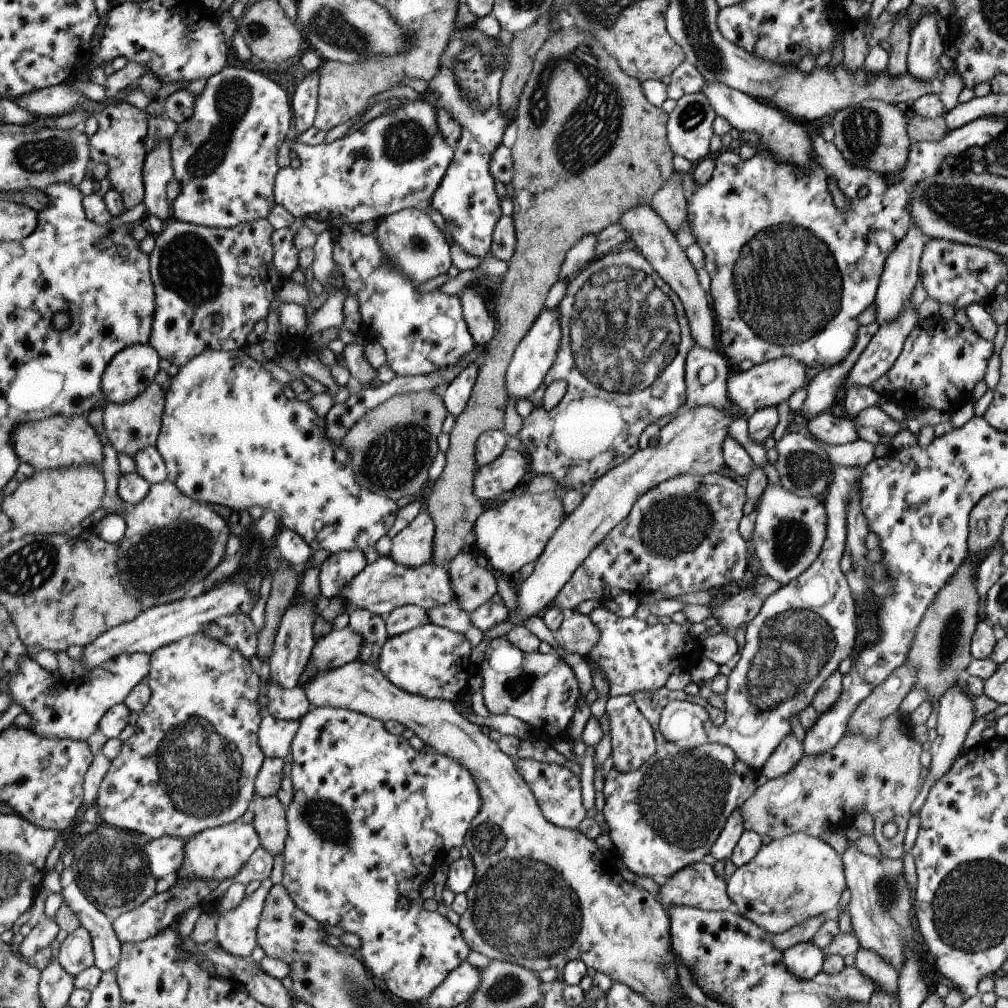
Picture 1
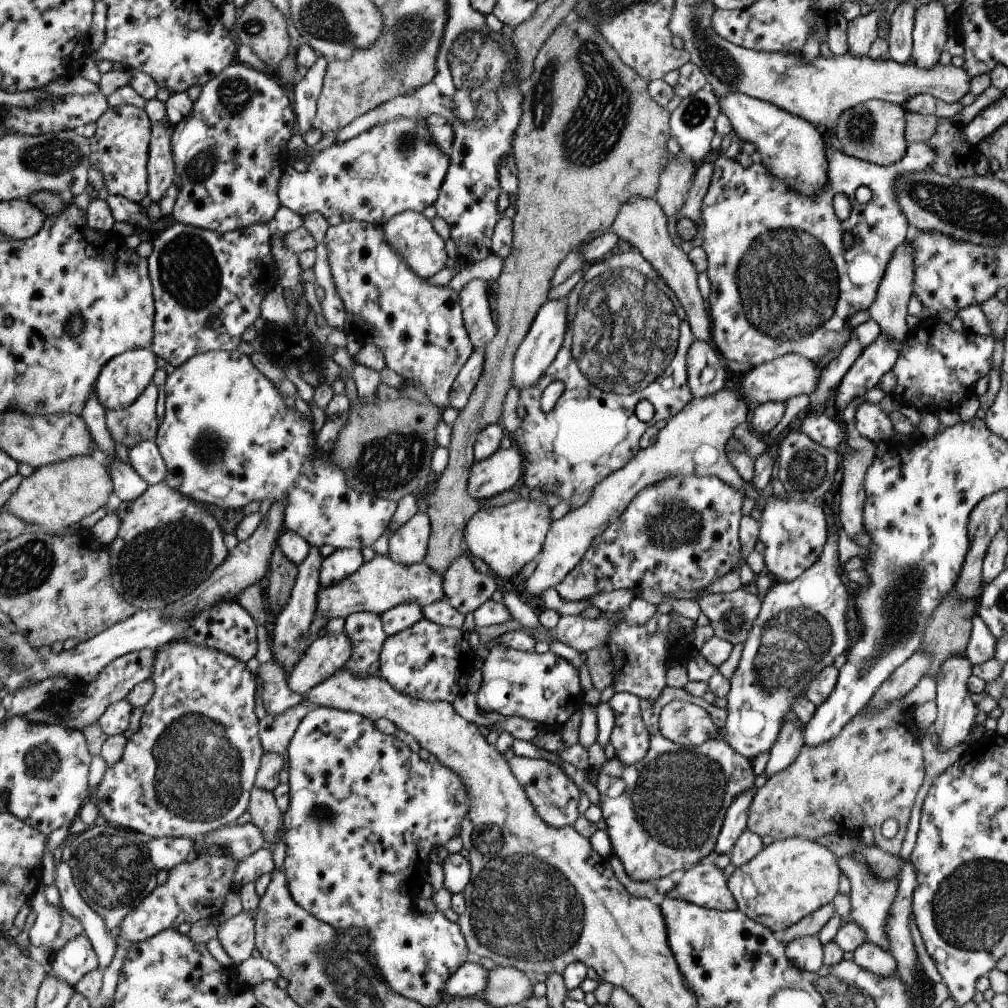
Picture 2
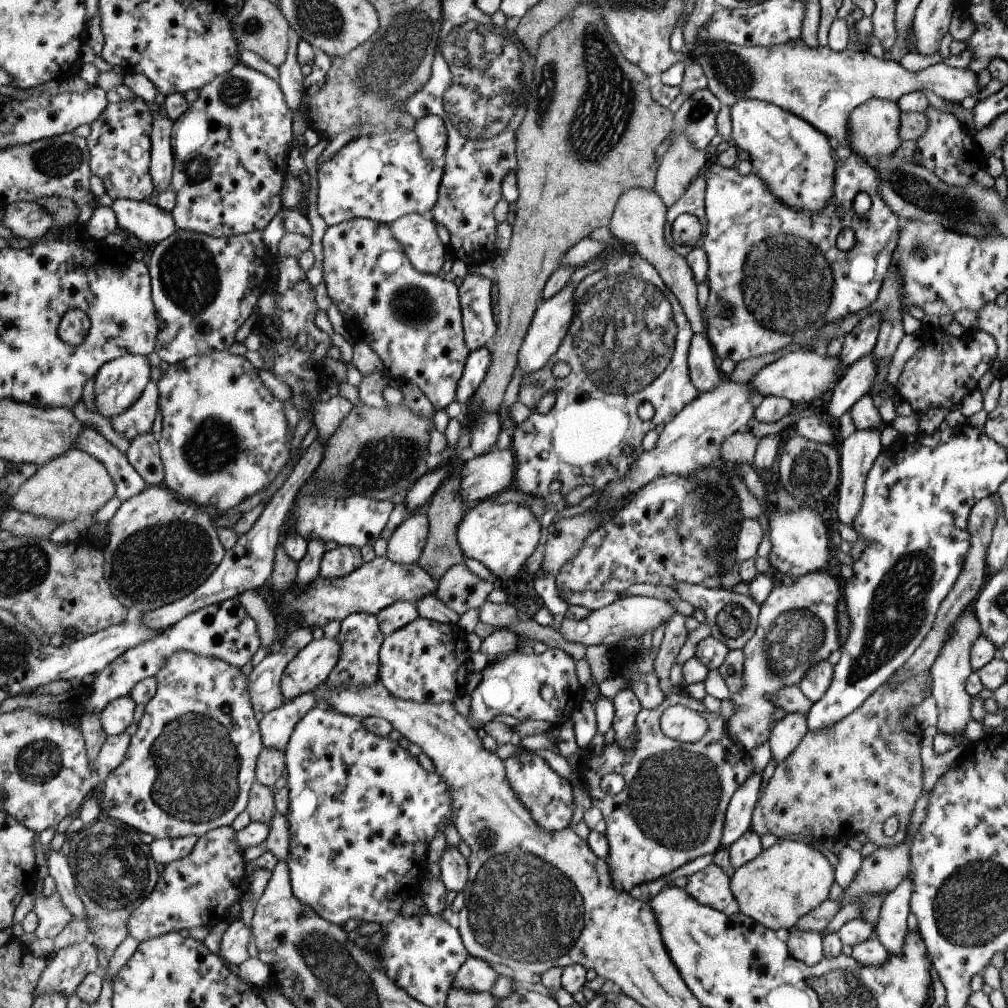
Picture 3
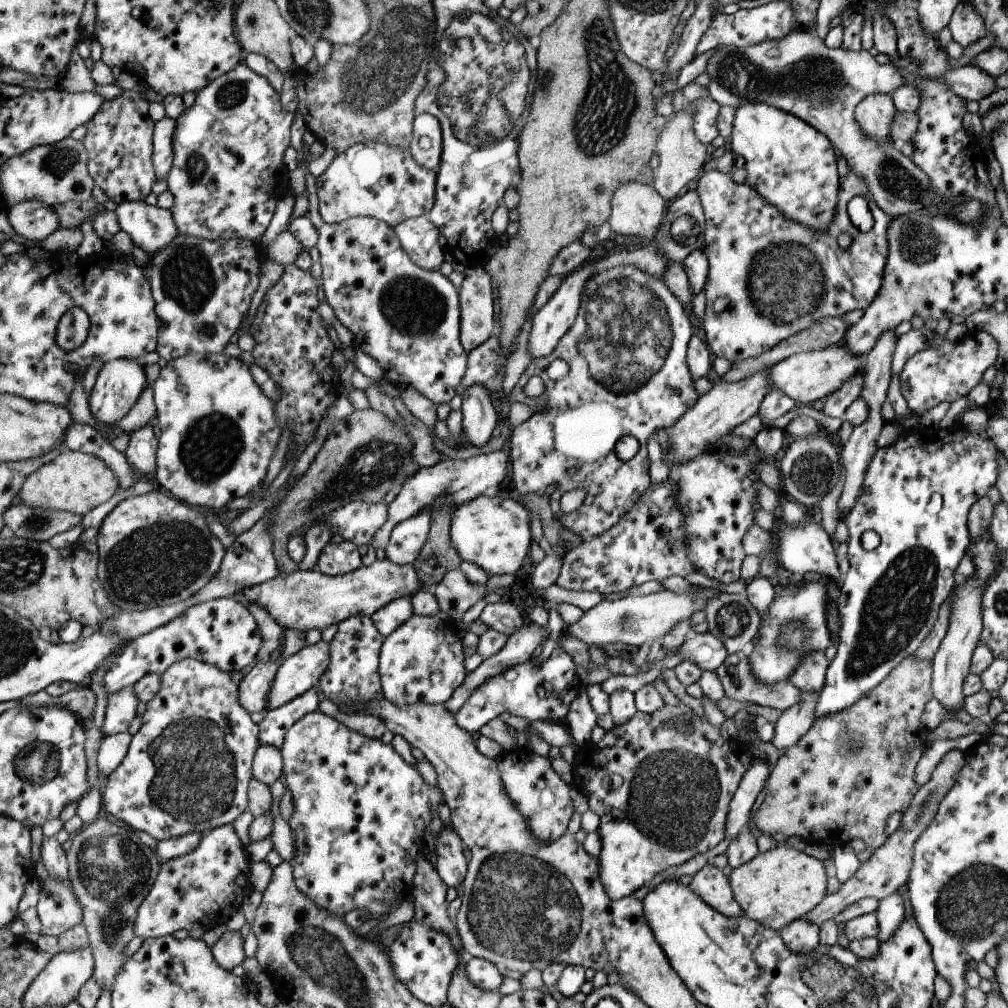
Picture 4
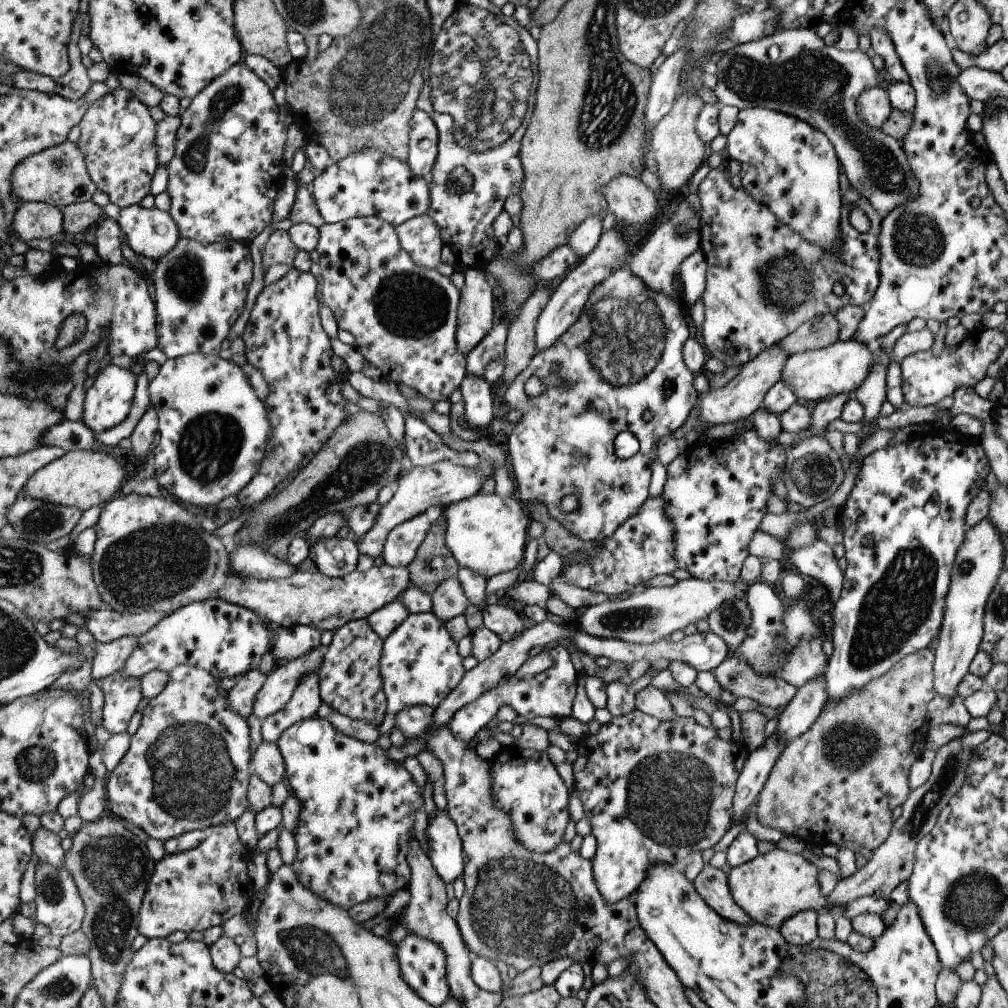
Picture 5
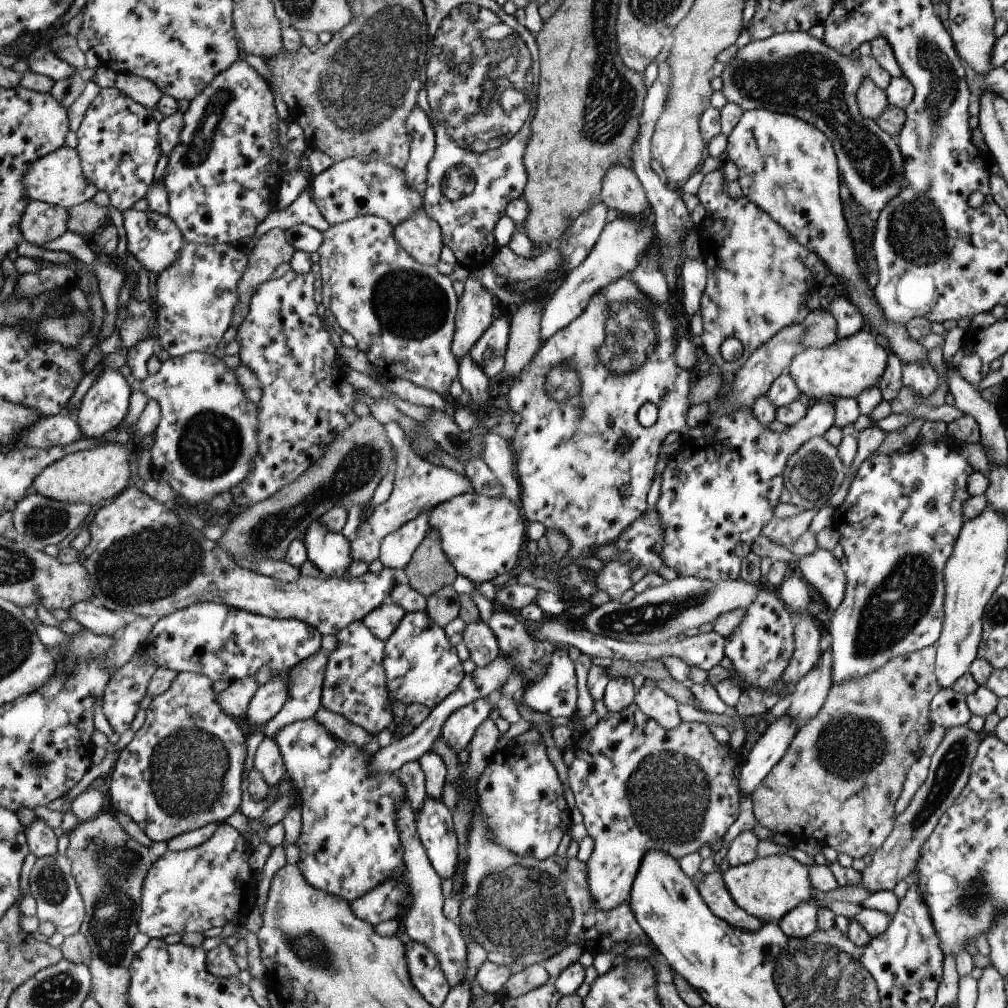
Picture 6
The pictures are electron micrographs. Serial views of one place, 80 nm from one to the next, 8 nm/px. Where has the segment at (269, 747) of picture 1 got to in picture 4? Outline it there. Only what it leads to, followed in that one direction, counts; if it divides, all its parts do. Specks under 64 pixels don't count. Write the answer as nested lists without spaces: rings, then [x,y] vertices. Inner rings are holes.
[[[312,684],[303,694],[284,704],[281,708],[267,712],[260,725],[260,742],[282,748],[287,731],[292,726],[318,710],[317,684]]]

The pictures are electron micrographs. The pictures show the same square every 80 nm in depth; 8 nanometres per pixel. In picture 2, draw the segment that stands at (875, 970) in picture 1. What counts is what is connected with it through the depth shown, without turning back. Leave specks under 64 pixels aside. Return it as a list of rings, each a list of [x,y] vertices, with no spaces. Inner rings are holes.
[[[861,943],[855,947],[852,954],[852,961],[856,962],[859,968],[868,970],[873,974],[886,977],[895,973],[896,962],[889,951],[884,951],[873,943]]]

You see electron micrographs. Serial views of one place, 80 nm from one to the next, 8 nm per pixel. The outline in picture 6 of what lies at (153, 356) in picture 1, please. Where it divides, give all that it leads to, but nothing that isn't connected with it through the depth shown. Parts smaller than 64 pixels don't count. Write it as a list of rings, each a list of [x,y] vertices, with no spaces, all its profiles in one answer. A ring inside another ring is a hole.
[[[104,369],[103,374],[93,383],[82,399],[76,414],[76,421],[86,438],[103,438],[107,432],[115,431],[129,414],[129,404],[133,396],[132,386],[117,370]]]

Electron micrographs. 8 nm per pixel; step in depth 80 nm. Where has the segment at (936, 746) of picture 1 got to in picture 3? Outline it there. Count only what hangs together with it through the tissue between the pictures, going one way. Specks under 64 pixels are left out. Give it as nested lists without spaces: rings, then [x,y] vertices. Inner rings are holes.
[[[972,604],[963,609],[950,628],[950,635],[941,645],[935,660],[929,668],[930,695],[935,699],[938,710],[936,730],[944,735],[961,735],[965,724],[970,719],[970,697],[965,692],[964,684],[968,674],[973,671],[970,667],[969,649],[980,635],[980,624],[977,622]]]

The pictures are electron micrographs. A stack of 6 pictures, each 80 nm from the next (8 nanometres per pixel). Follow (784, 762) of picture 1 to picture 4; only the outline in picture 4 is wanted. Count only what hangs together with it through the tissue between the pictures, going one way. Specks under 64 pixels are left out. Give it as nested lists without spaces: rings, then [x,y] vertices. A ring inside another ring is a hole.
[[[800,691],[800,699],[781,711],[774,725],[774,733],[769,742],[777,750],[789,748],[814,723],[814,710],[818,703],[818,692]]]

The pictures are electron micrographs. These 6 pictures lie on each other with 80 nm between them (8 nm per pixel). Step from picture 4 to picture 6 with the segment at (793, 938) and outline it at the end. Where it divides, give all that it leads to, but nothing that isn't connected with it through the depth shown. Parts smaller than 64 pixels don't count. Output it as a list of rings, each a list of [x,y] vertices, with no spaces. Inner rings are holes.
[[[801,902],[794,909],[786,912],[777,924],[789,938],[804,939],[817,928],[816,910],[818,908],[813,902]]]

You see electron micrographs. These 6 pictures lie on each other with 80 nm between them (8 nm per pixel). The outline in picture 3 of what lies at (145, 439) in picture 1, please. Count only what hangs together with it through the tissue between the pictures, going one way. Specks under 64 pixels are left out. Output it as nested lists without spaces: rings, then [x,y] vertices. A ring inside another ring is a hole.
[[[151,381],[142,397],[127,412],[110,419],[111,426],[132,441],[139,435],[151,433],[157,412],[160,412],[160,390],[158,384]]]

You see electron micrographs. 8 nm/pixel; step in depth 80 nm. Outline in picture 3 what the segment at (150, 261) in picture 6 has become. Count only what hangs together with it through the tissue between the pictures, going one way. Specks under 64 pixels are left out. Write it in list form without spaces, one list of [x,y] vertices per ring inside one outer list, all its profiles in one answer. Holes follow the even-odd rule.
[[[115,199],[112,209],[120,228],[145,244],[159,244],[178,231],[172,213],[163,210],[158,204],[135,199]]]

